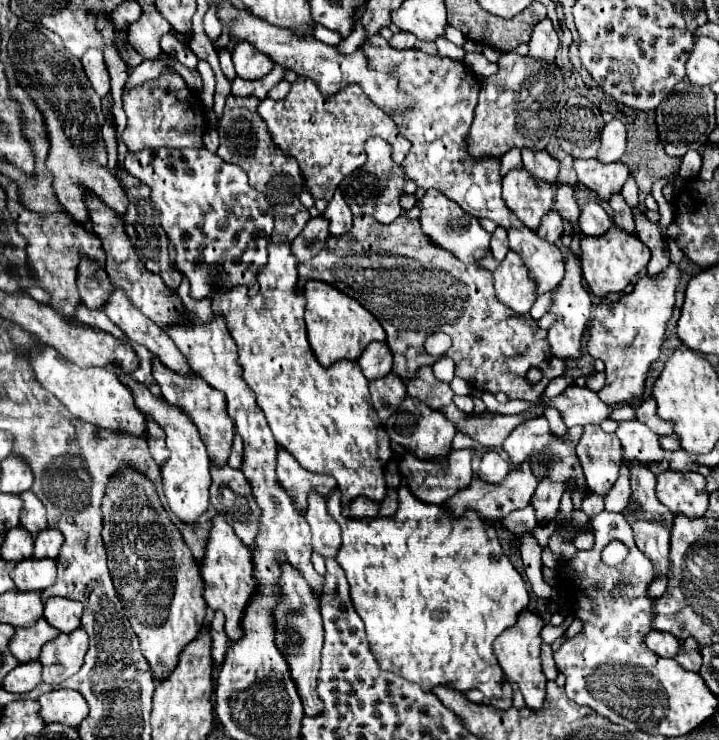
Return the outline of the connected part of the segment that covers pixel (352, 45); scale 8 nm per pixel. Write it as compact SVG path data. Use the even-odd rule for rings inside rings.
M358 20L355 23L355 30L353 30L353 32L346 39L342 40L342 42L338 44L337 50L345 55L352 54L362 45L364 37L365 30L363 30L363 27Z

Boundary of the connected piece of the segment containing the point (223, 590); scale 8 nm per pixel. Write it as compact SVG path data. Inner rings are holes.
M215 516L211 538L207 544L207 554L201 560L201 576L205 580L205 600L211 610L221 610L225 614L225 632L229 642L237 642L243 636L241 620L247 604L257 592L257 580L253 576L251 552L243 542L233 534L233 528L221 518Z

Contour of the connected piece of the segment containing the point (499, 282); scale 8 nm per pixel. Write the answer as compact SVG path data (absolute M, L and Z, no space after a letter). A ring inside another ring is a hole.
M509 252L507 258L493 272L495 294L501 304L511 308L515 314L529 314L537 294L533 294L533 282L529 282L529 272L517 254Z

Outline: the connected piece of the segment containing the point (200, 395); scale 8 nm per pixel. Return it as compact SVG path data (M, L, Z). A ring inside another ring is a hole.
M153 358L153 378L161 386L163 398L169 404L179 406L193 420L193 424L199 430L199 436L201 436L203 444L207 446L211 464L213 466L225 466L227 458L229 458L229 452L231 452L233 436L235 436L235 422L227 414L225 396L219 390L213 390L211 386L205 386L205 382L201 382L201 378L197 378L197 374L191 376L191 378L183 378L181 374L173 374L173 370L165 370L165 366L161 366L161 362L157 362L157 358Z

